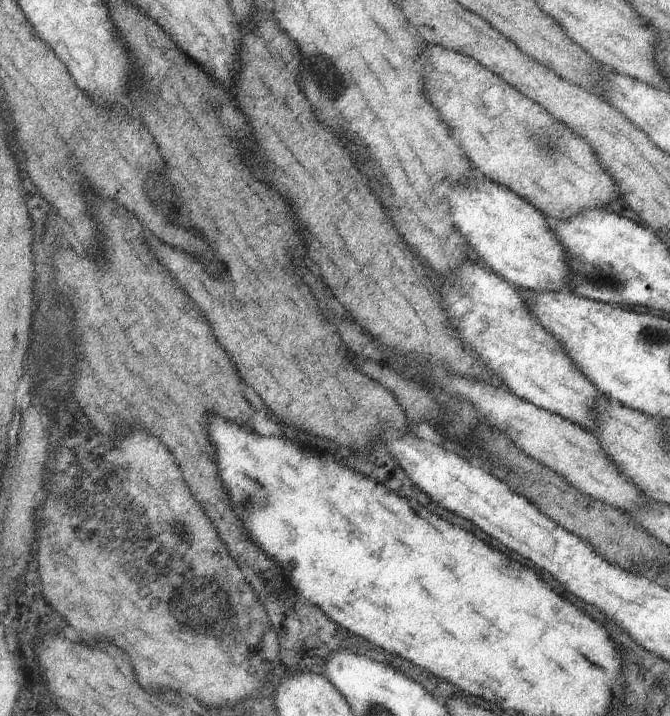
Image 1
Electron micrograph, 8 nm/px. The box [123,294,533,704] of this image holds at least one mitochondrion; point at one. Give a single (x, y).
(224, 613)

